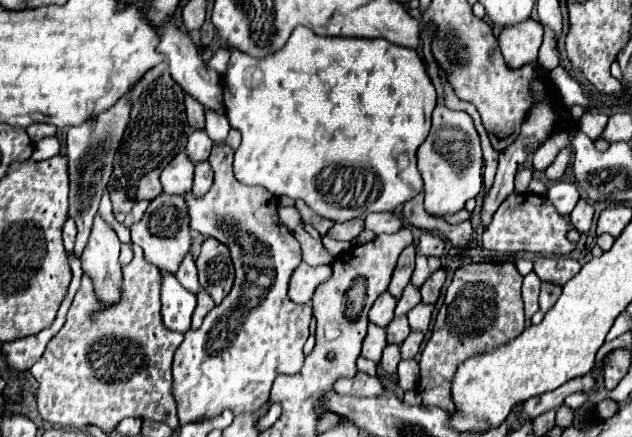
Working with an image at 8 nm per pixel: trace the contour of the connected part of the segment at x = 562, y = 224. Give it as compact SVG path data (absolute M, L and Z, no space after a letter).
M511 194L503 200L483 232L483 246L501 254L537 252L537 254L569 254L575 244L567 240L567 220L547 202L545 196Z

